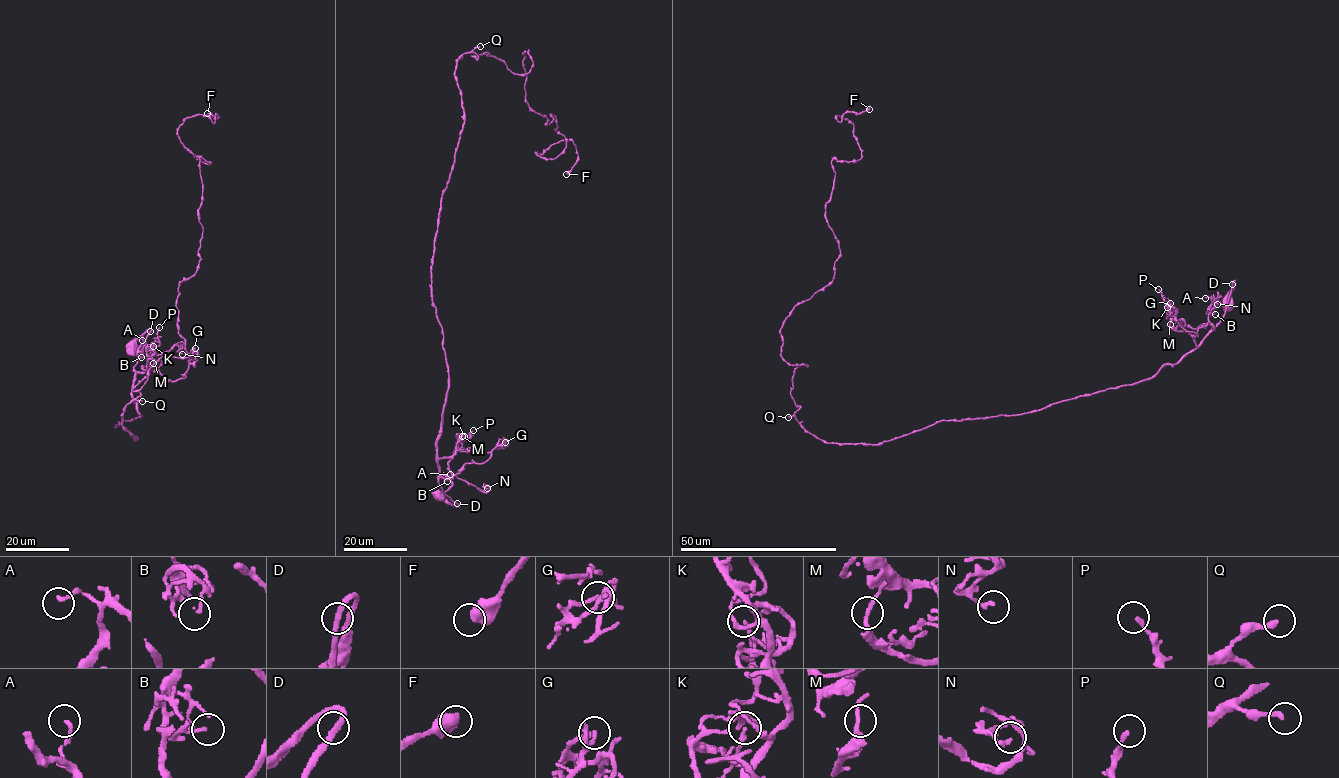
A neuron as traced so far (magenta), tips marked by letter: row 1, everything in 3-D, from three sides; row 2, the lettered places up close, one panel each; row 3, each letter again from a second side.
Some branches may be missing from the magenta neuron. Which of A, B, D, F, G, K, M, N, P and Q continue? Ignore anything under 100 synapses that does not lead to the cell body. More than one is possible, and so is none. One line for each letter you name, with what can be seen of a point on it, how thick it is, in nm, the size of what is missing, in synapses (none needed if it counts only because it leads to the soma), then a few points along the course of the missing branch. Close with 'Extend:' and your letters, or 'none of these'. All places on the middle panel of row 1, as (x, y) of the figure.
Q: place (480, 46); calibre 220 nm; 130 synapses
Extend: Q

